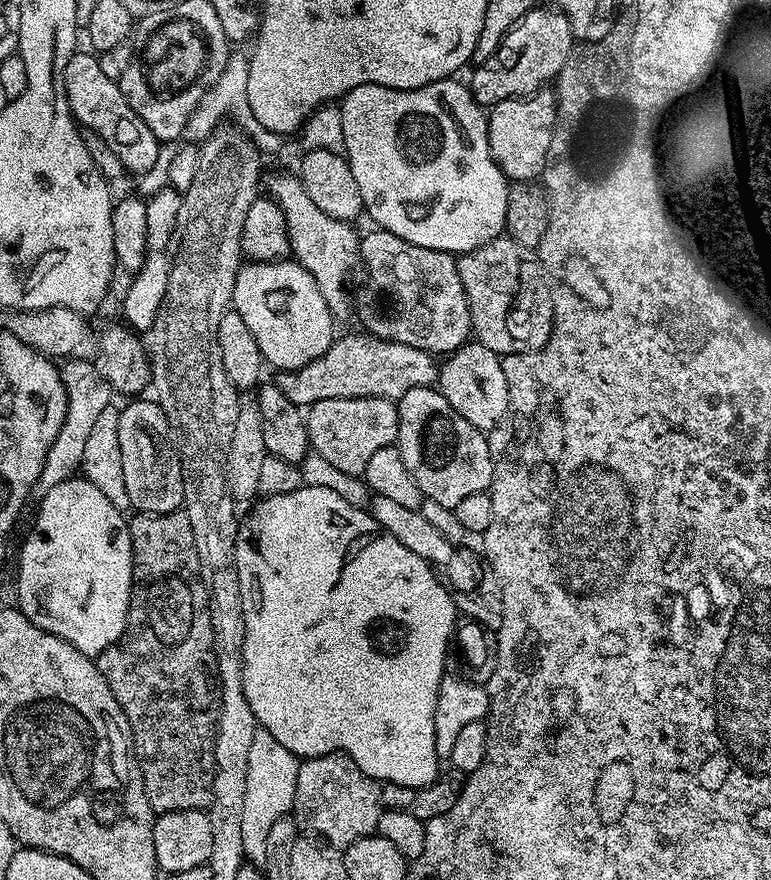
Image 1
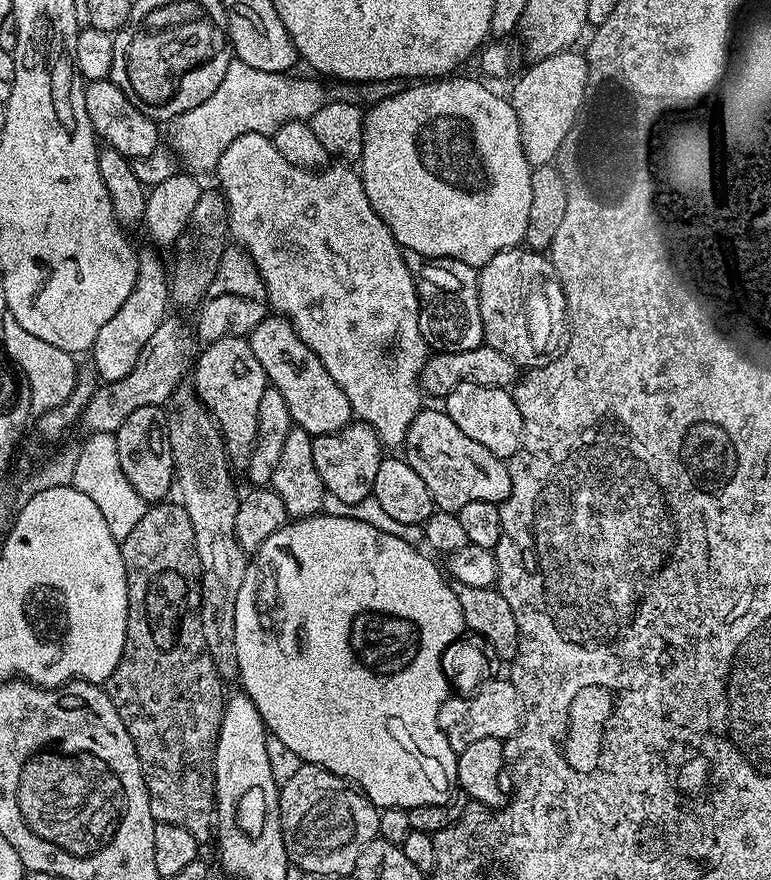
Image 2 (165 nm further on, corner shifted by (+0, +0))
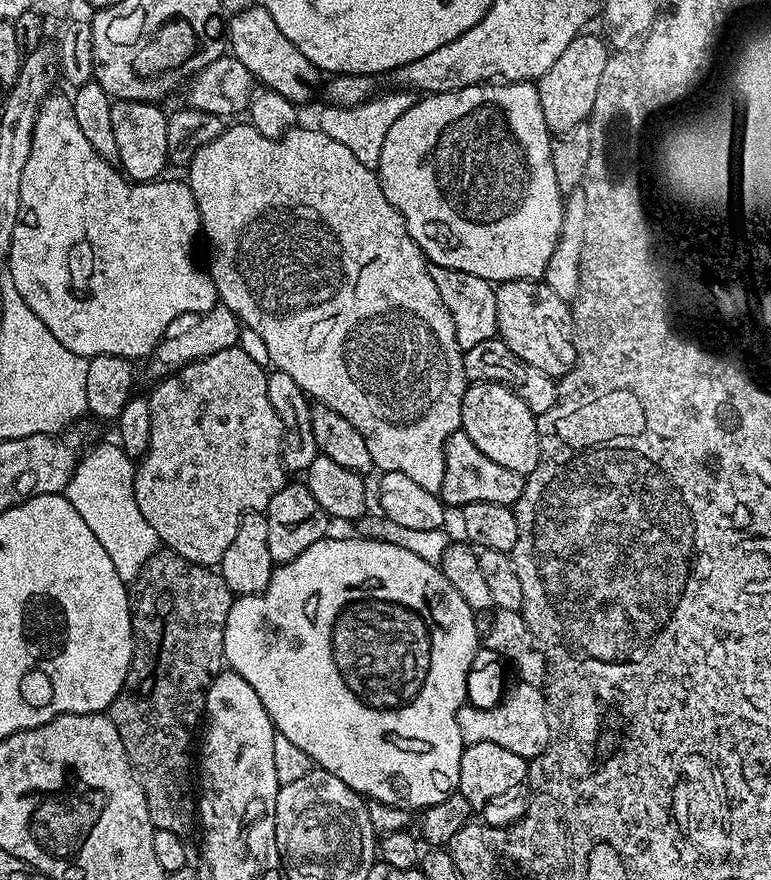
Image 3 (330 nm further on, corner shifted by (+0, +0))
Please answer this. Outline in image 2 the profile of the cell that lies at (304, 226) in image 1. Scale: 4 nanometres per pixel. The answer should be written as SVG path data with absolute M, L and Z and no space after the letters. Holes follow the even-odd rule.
M248 133L235 138L234 142L226 147L225 153L222 154L220 161L215 166L214 176L220 183L217 184L219 191L224 194L231 239L237 240L233 241L247 252L248 257L252 259L252 265L258 270L264 283L266 303L269 309L288 320L298 334L298 338L306 346L310 346L310 350L314 350L314 354L318 354L318 358L322 362L322 366L326 366L330 378L334 378L334 382L338 382L342 394L346 394L352 407L353 417L357 421L370 425L378 434L380 443L385 449L399 449L406 438L406 430L410 430L410 422L414 422L414 418L422 410L420 375L424 364L428 361L430 349L428 343L422 338L422 330L418 330L420 299L416 293L413 269L406 259L405 249L401 248L392 231L386 226L384 219L374 210L374 206L370 206L370 198L366 198L366 190L360 181L359 171L344 162L332 162L319 170L290 166L290 162L286 162L286 158L282 158L282 154L278 154L278 150L267 135Z

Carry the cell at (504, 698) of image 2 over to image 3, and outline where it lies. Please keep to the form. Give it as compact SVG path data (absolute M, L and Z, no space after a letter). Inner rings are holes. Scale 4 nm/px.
M513 683L504 693L503 700L493 708L474 708L465 706L458 710L458 730L462 730L465 745L478 742L494 742L531 762L535 756L541 756L554 736L554 724L548 721L550 700L541 686Z

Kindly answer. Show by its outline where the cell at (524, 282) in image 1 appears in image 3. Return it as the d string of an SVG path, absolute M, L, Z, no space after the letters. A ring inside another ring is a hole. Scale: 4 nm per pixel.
M507 280L496 288L496 302L498 304L498 324L496 331L499 339L510 346L510 350L522 362L530 366L538 366L538 370L547 376L559 378L576 365L578 359L578 333L576 325L572 323L571 307L555 294L554 290L540 280Z

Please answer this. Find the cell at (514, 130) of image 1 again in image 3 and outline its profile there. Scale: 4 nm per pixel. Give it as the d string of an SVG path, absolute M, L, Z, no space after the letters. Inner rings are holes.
M581 34L562 50L562 54L542 74L536 84L538 98L542 104L542 118L546 118L549 133L567 134L571 128L584 124L594 110L594 98L598 98L598 82L606 71L606 62L610 55L609 45L603 35L588 36Z

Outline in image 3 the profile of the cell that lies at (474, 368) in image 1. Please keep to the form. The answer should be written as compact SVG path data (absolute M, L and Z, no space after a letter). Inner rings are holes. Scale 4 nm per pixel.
M481 380L469 383L462 398L462 412L460 414L460 427L490 458L490 462L498 462L506 470L514 470L519 476L527 477L529 472L538 466L540 457L540 436L536 433L536 417L504 384L493 384L491 380Z

